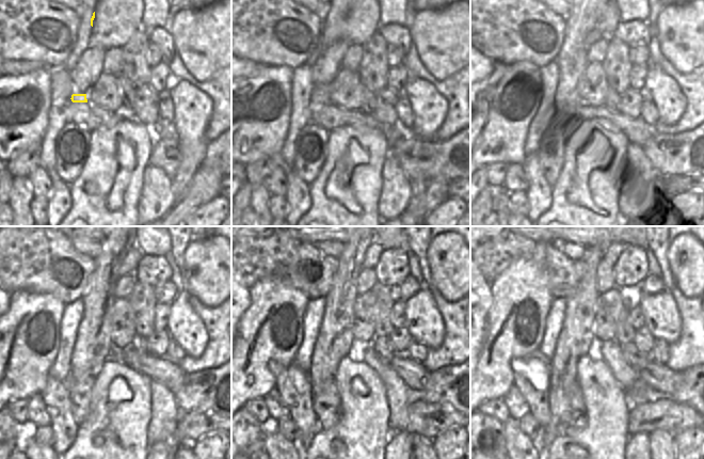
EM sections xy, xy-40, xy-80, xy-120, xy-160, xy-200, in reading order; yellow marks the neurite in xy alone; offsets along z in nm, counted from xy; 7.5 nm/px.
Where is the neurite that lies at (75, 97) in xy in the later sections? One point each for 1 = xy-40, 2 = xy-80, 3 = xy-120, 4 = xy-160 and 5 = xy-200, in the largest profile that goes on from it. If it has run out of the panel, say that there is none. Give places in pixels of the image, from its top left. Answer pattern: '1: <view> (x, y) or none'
1: xy-40 (320, 96)
2: xy-80 (587, 9)
3: xy-120 (93, 346)
4: xy-160 (335, 338)
5: xy-200 (577, 332)

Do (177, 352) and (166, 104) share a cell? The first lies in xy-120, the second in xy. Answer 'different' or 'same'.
same

